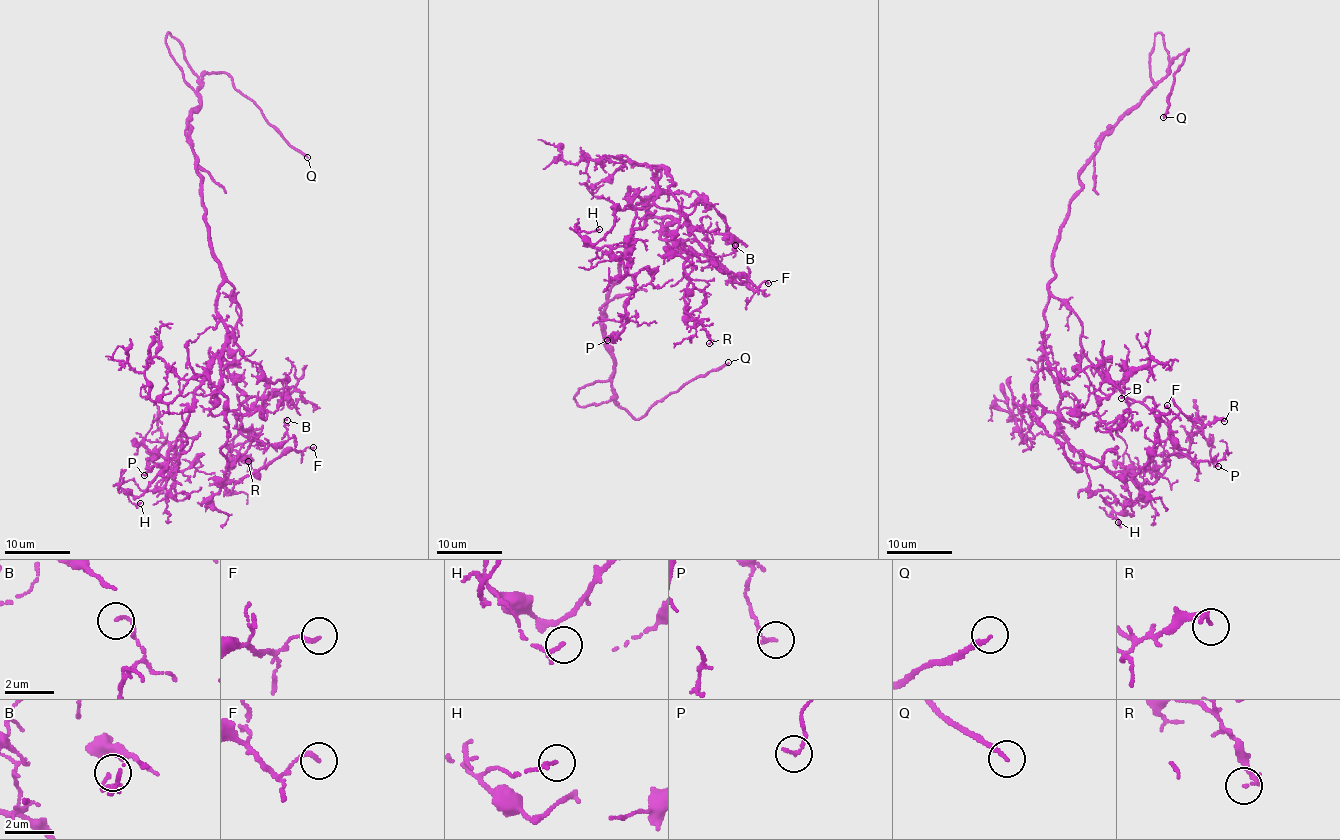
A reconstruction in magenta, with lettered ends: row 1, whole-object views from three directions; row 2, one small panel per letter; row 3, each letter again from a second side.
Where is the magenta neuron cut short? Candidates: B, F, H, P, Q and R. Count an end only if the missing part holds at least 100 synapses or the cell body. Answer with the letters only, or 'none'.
Q

